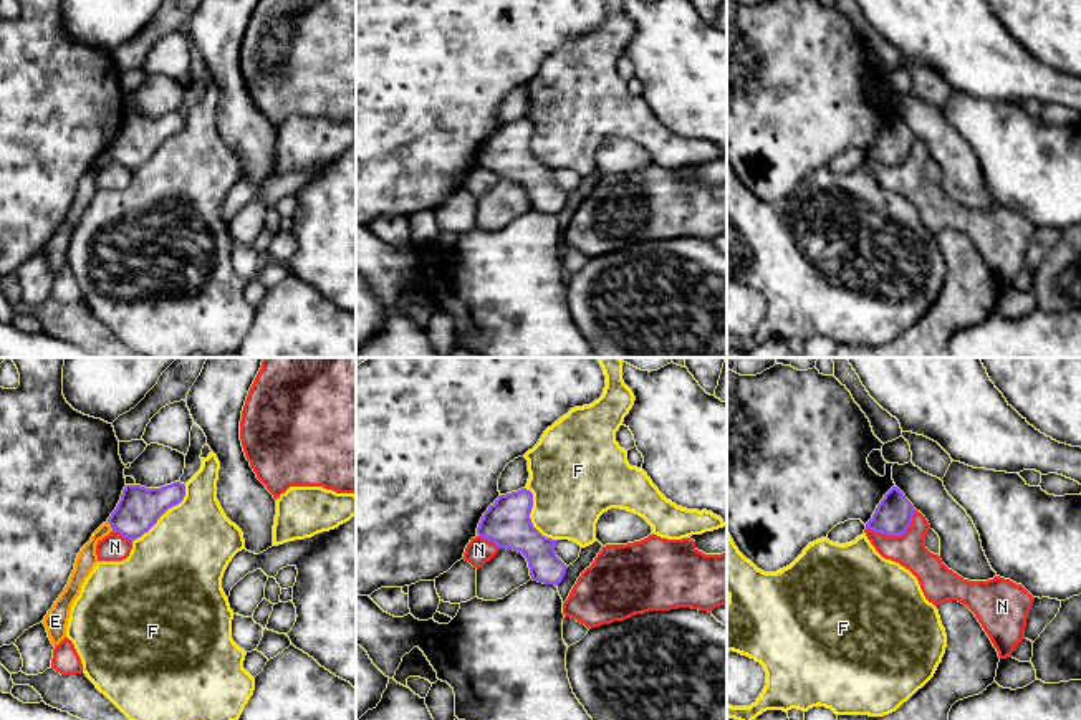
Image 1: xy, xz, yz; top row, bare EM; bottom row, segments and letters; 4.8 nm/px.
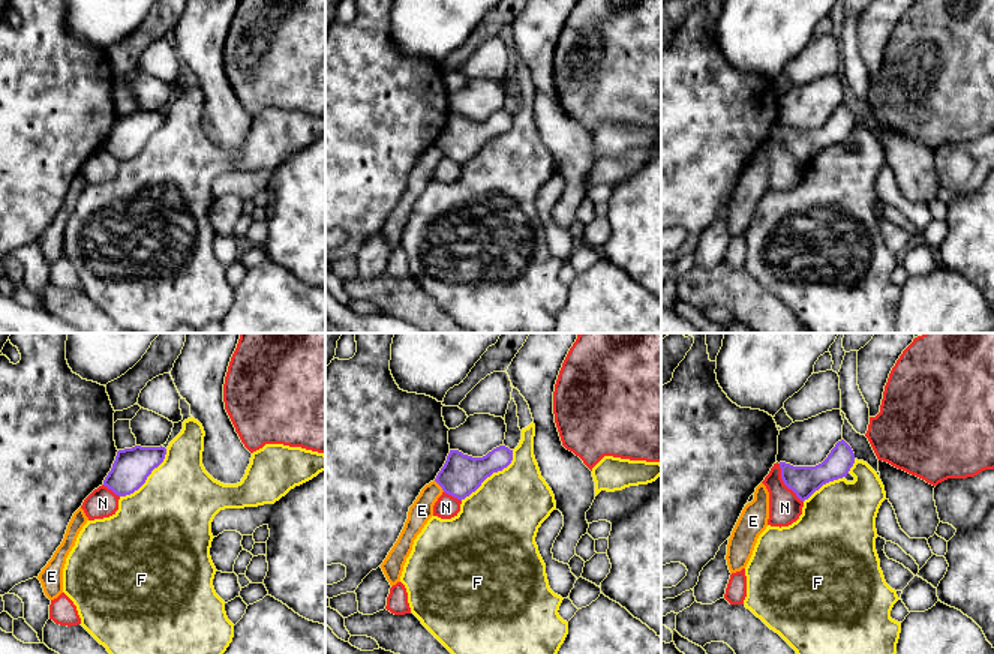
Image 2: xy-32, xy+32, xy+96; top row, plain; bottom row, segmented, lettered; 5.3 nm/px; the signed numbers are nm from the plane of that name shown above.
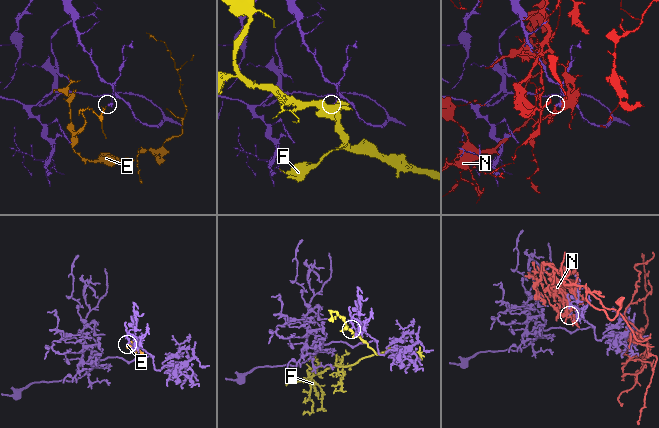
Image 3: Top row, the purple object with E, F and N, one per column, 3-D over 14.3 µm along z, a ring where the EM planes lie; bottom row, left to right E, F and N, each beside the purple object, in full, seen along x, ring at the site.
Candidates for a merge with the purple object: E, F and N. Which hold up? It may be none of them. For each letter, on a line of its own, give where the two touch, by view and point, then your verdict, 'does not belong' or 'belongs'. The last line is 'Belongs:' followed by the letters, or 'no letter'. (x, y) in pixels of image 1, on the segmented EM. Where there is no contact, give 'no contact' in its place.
E: xy (111, 527) | does not belong
F: xy (164, 512) | does not belong
N: yz (896, 535) | does not belong
Belongs: no letter

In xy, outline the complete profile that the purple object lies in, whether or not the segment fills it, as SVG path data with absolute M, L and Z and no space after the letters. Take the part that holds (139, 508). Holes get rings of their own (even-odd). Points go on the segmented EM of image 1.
M174 482L161 488L126 485L116 510L108 518L113 531L134 541L147 533L157 520L185 497L185 485Z

